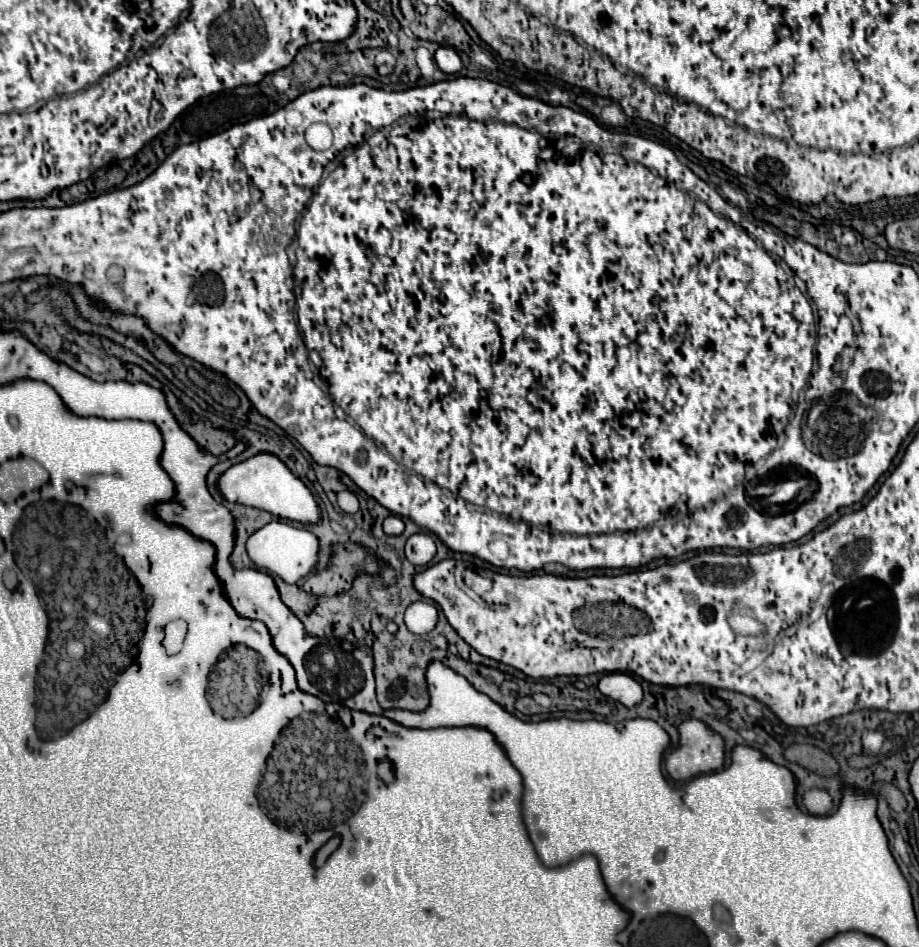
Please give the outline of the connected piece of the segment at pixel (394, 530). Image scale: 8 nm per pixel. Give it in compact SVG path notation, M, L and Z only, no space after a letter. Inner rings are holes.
M395 514L387 516L383 520L383 532L389 534L389 536L399 536L403 532L403 520L399 516L395 516Z

